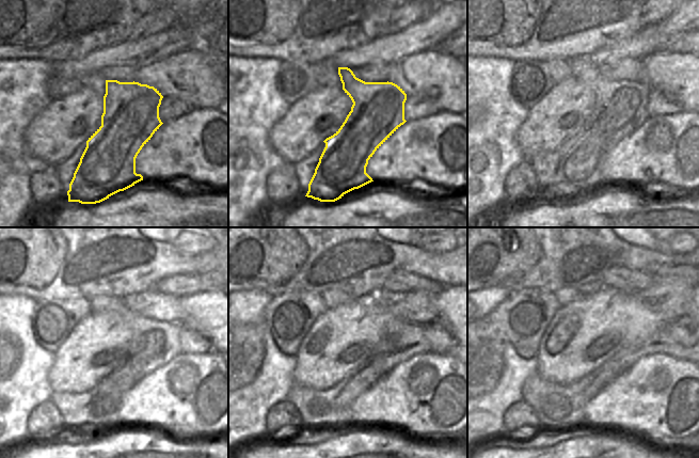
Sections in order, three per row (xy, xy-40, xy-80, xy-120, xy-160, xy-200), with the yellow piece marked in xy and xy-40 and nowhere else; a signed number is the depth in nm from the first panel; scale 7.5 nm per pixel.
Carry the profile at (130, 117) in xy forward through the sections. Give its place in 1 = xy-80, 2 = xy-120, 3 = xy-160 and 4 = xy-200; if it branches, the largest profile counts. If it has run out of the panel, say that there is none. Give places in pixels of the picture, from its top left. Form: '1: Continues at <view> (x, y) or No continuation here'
1: Continues at xy-80 (621, 107)
2: Continues at xy-120 (155, 343)
3: Continues at xy-160 (406, 340)
4: Continues at xy-200 (624, 359).

